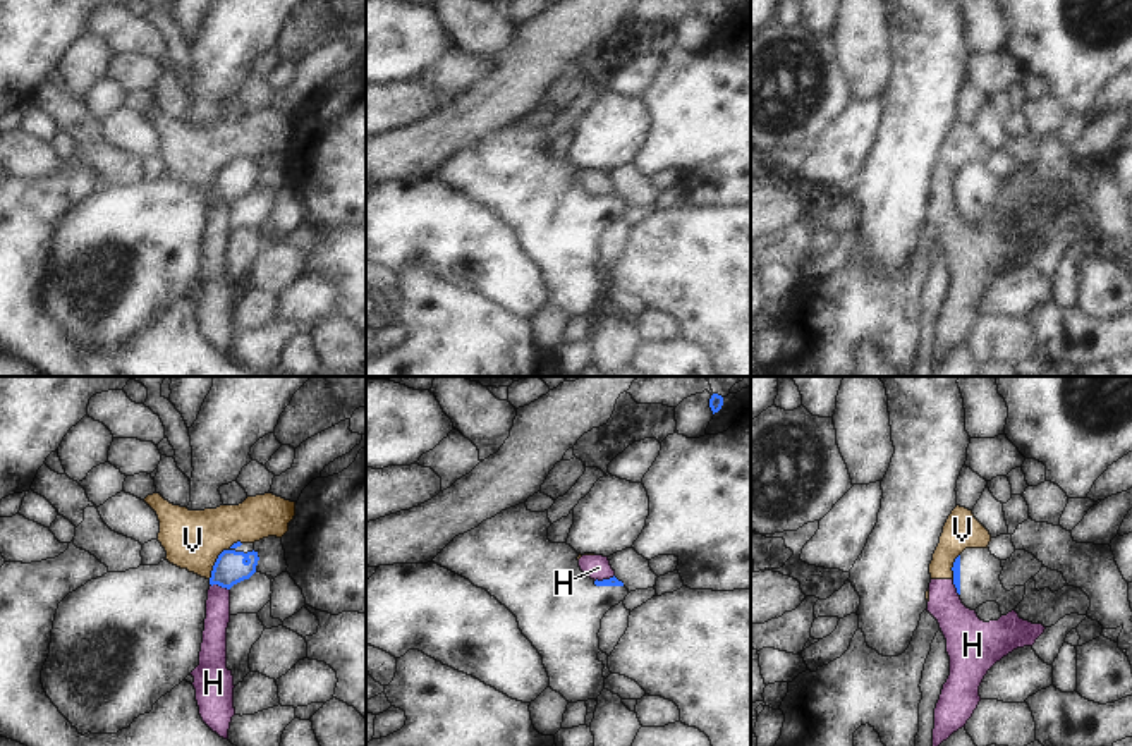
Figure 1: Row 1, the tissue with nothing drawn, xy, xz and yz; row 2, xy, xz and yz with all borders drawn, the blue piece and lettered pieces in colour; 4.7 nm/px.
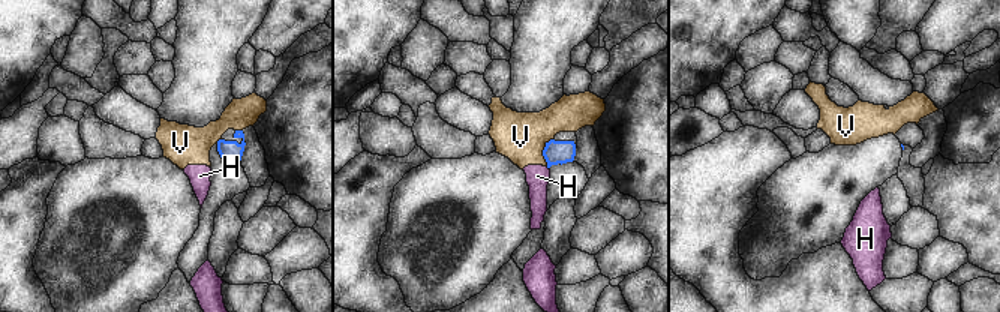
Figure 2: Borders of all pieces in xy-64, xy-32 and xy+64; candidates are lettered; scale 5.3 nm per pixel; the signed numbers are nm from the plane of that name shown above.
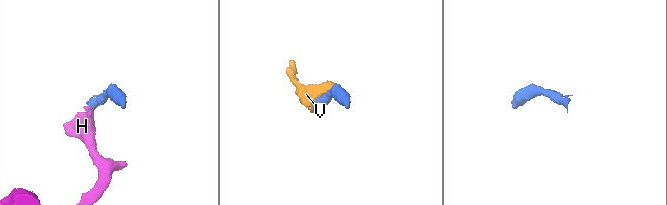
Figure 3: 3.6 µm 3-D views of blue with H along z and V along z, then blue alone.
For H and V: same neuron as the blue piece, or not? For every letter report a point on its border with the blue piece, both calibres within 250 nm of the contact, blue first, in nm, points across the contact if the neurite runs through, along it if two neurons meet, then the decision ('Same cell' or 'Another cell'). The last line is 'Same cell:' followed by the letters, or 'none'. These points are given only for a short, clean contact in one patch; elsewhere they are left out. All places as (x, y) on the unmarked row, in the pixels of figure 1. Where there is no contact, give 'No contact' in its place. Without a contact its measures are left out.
H: Touches blue at xy (220, 200). Thickness 160 nm (blue) against 110 nm. Boundary: xy (210, 198), (229, 205). Another cell
V: Touches blue at xy (219, 172). Thickness 160 nm (blue) against 280 nm. Boundary: xy (239, 155), (219, 171), (208, 193). Another cell
Same cell: none

